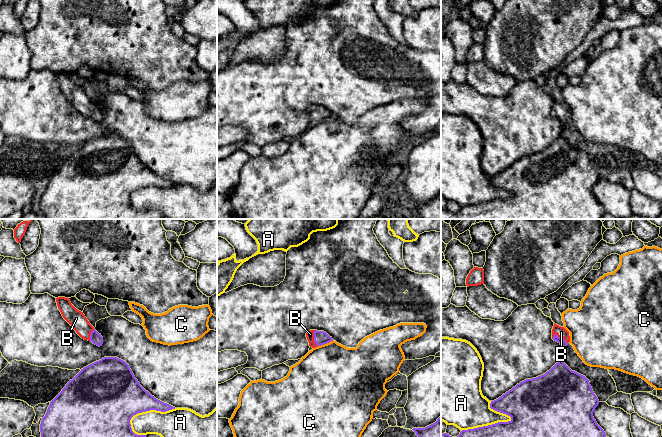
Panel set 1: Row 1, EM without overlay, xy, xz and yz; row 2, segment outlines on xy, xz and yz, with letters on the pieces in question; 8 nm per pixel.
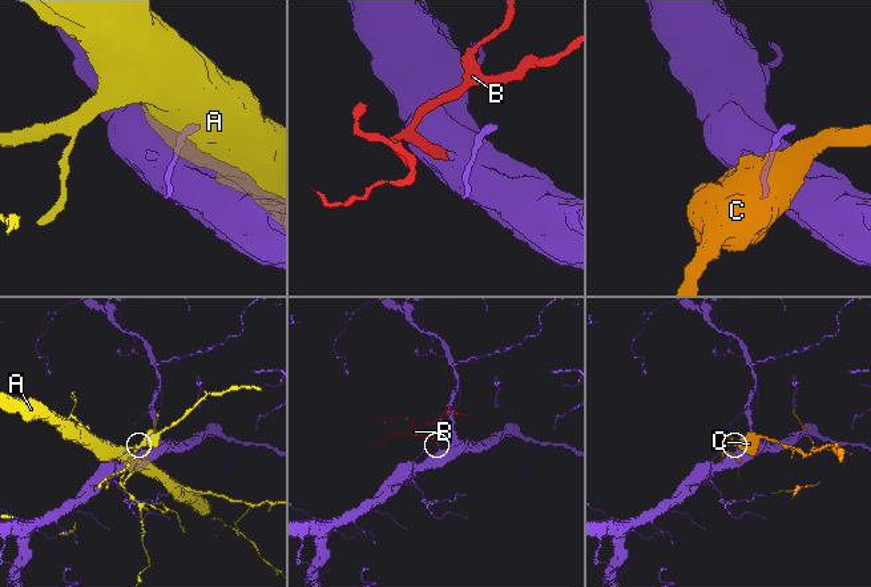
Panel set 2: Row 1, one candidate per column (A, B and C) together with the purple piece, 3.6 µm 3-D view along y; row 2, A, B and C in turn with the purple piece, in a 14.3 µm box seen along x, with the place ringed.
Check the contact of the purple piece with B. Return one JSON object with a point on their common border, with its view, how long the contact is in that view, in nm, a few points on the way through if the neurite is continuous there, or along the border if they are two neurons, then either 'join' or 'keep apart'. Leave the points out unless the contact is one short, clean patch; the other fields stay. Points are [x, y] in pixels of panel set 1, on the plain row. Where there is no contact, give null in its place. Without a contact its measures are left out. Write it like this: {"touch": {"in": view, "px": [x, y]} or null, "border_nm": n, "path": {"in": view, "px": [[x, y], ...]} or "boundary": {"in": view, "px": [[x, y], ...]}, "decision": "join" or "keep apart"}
{"touch": {"in": "yz", "px": [560, 113]}, "border_nm": 140, "path": {"in": "yz", "px": [[563, 119], [560, 113], [561, 108]]}, "decision": "join"}

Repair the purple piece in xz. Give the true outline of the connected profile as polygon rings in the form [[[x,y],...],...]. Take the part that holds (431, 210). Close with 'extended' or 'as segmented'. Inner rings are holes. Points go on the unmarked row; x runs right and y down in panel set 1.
[[[441,193],[425,204],[412,205],[422,219],[441,219]]]; as segmented

